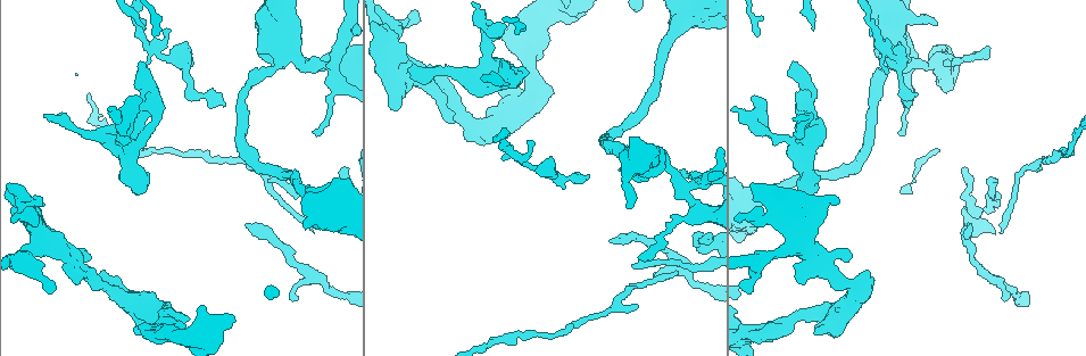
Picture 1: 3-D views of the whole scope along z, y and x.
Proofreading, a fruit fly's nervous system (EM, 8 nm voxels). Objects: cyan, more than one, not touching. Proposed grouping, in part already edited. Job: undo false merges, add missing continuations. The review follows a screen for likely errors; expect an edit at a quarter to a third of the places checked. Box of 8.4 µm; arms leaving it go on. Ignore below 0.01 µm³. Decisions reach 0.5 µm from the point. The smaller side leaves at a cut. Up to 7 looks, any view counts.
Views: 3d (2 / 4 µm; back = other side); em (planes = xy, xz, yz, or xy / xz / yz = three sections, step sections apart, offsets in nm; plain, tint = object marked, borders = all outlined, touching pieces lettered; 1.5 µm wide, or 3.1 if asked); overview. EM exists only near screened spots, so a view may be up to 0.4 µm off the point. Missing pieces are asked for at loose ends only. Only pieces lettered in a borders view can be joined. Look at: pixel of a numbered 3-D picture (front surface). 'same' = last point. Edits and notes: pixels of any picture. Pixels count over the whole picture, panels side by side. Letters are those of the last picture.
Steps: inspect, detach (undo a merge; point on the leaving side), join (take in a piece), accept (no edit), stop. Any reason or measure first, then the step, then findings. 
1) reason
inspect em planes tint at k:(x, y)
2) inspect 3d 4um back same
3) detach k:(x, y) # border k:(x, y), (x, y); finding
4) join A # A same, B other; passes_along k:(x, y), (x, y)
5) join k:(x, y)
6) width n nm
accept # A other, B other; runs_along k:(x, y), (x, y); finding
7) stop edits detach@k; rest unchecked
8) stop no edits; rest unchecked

free end
inspect 3d 2um at 1:(141, 62)

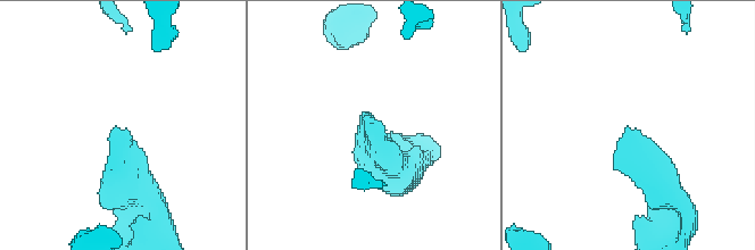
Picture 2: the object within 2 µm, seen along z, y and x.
inspect em planes borders at 2:(370, 126)

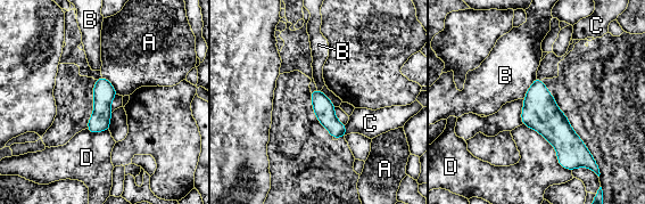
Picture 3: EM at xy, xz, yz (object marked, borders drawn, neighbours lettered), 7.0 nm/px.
accept # A other, B other, C other, D other; border 3:(536, 76), (522, 98); no lettered piece goes on from it

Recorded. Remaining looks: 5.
branch stops here
inspect 3d 4um at 1:(410, 70)

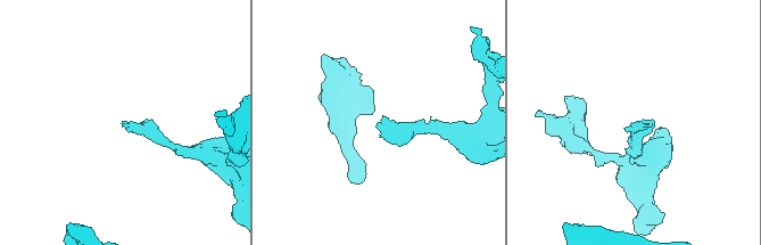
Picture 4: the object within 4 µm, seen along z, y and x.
inspect em yz step 4 tint at 4:(377, 123)

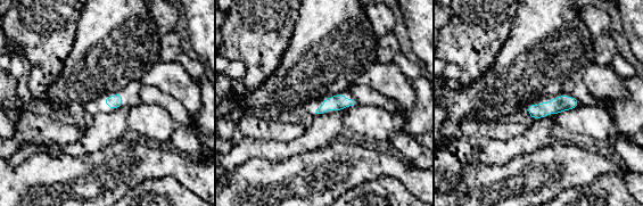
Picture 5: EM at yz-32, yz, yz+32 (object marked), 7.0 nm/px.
inspect em yz step 4 borders same

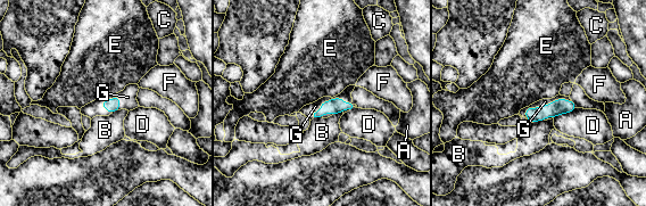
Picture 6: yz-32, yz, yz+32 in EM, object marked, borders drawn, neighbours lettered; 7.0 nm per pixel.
join G # A other, B other, C other, D other, E other, F other, G same; passes_along 6:(336, 105), (328, 101), (306, 110); it goes on there

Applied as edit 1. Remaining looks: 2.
stop edits join@6; rest unchecked

